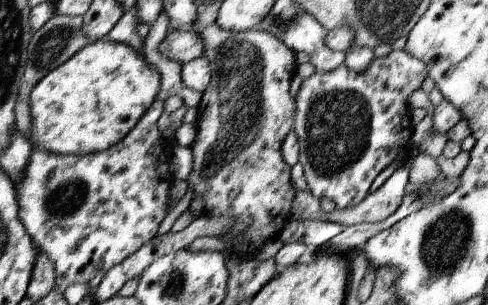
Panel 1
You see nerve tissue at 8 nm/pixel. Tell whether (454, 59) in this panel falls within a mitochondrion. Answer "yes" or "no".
no

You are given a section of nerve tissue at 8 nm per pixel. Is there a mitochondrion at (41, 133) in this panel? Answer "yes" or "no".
no

